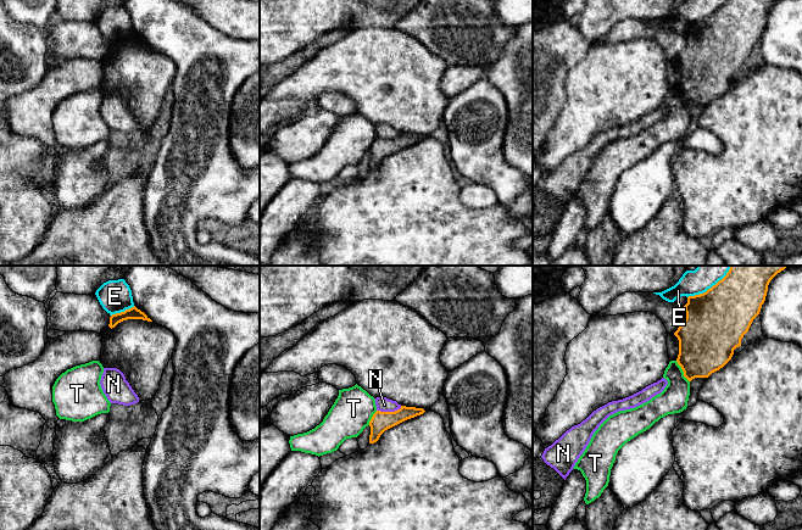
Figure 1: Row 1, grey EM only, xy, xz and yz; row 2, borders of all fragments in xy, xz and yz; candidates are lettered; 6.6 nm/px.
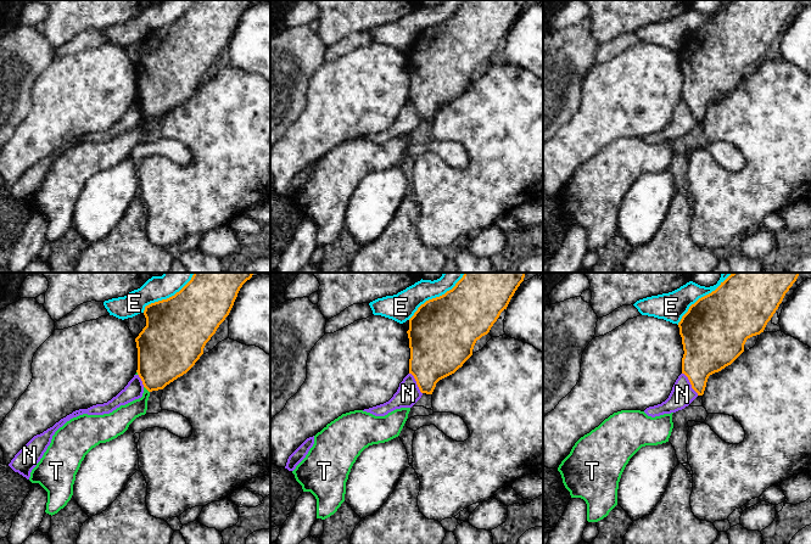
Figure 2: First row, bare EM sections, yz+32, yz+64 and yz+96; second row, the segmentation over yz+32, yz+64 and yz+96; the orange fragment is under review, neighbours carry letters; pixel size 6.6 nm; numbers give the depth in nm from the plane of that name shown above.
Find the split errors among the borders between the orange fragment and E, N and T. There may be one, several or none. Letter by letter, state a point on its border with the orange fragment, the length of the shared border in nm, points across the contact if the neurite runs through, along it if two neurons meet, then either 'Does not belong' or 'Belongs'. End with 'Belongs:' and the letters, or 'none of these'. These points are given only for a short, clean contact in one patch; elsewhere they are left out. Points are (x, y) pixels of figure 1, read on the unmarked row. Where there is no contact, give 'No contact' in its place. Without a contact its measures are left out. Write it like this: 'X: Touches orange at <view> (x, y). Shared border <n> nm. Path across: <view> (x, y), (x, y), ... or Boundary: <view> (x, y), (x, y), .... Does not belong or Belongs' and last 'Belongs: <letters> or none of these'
E: Touches orange at yz (708, 16). Shared border 300 nm. Does not belong
N: Touches orange at xz (389, 139). Shared border 170 nm. Boundary: xz (401, 133), (394, 138), (377, 138). Does not belong
T: Touches orange at yz (683, 98). Shared border 170 nm. Does not belong
Belongs: none of these

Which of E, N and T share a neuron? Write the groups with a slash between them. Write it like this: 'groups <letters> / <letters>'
groups E N / T

